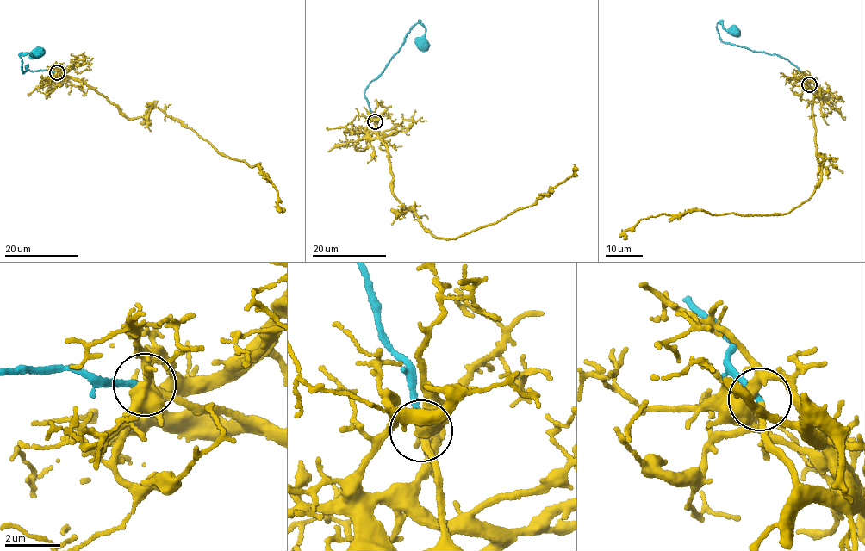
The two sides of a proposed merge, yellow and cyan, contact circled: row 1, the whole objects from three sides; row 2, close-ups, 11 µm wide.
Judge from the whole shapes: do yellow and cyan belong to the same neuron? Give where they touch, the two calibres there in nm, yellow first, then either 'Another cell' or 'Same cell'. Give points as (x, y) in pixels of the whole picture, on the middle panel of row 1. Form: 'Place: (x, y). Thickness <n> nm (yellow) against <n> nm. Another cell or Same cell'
Place: (375, 121). Thickness 260 nm (yellow) against 220 nm. Same cell

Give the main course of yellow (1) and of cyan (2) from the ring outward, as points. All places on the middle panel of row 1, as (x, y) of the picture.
1: (375, 122), (386, 144), (392, 193), (439, 238), (457, 238), (503, 219), (563, 182), (575, 170), (575, 174)
2: (375, 122), (364, 93), (367, 85), (381, 73), (401, 46), (406, 34), (420, 21), (426, 33), (423, 42)

